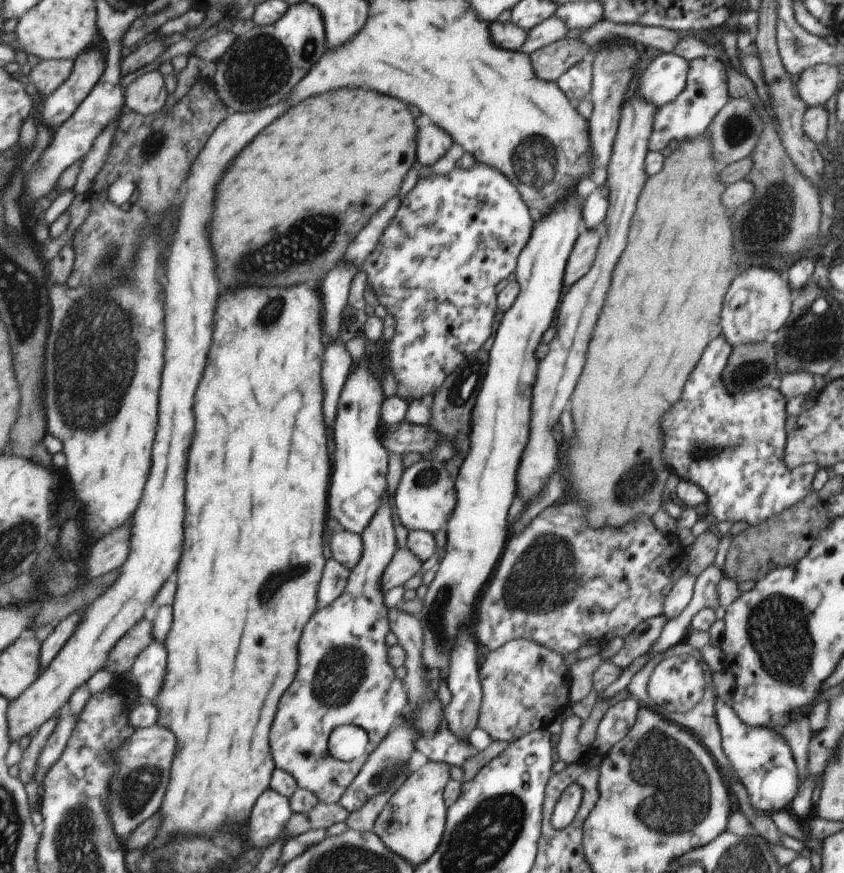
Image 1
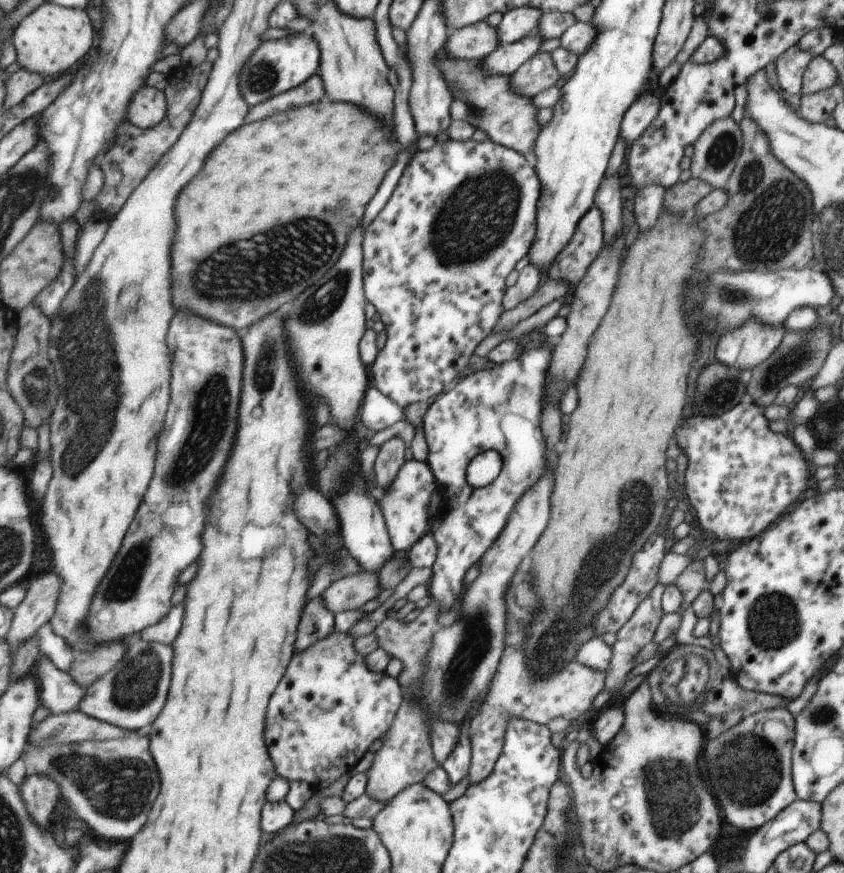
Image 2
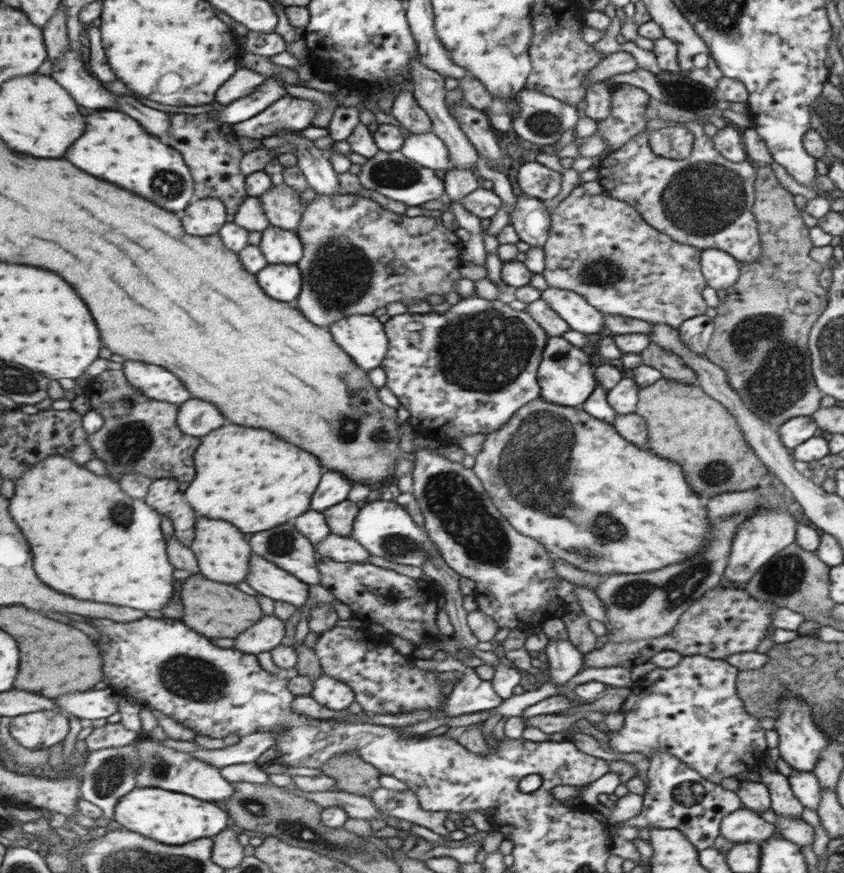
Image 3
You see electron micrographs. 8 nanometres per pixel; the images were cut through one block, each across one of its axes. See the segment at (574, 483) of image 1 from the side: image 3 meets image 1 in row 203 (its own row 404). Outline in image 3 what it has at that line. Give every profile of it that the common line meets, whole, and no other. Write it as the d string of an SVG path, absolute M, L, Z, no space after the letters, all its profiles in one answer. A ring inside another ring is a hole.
M663 376L654 384L639 389L636 413L646 418L648 422L648 434L650 434L648 444L654 450L654 454L660 454L660 458L668 458L684 466L684 474L692 478L692 486L696 486L696 494L700 494L702 498L709 500L718 494L745 491L762 484L760 480L766 476L766 465L752 450L746 436L742 436L744 432L740 432L738 420L734 420L734 416L730 416L726 408L718 404L698 383L684 384Z

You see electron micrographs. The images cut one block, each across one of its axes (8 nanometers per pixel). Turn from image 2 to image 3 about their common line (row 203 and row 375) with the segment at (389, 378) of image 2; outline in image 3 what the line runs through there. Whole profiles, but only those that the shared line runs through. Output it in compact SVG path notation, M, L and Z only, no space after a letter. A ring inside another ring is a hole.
M477 295L466 298L461 297L456 304L452 304L450 310L445 314L438 312L429 314L407 312L406 314L398 314L398 316L391 316L383 325L386 336L388 336L388 354L386 354L386 358L382 360L382 364L380 364L379 367L386 371L386 387L390 388L390 391L398 397L400 405L409 410L410 416L408 421L409 424L412 425L416 435L435 439L442 444L442 446L451 444L452 440L456 440L461 434L485 435L500 429L500 427L507 424L507 422L515 416L516 412L519 412L520 408L522 408L526 402L530 402L530 400L534 400L534 398L540 396L538 368L543 357L544 347L546 347L550 336L547 334L547 331L525 311L519 312L512 310L508 303L504 303L501 300L480 298L480 296Z

